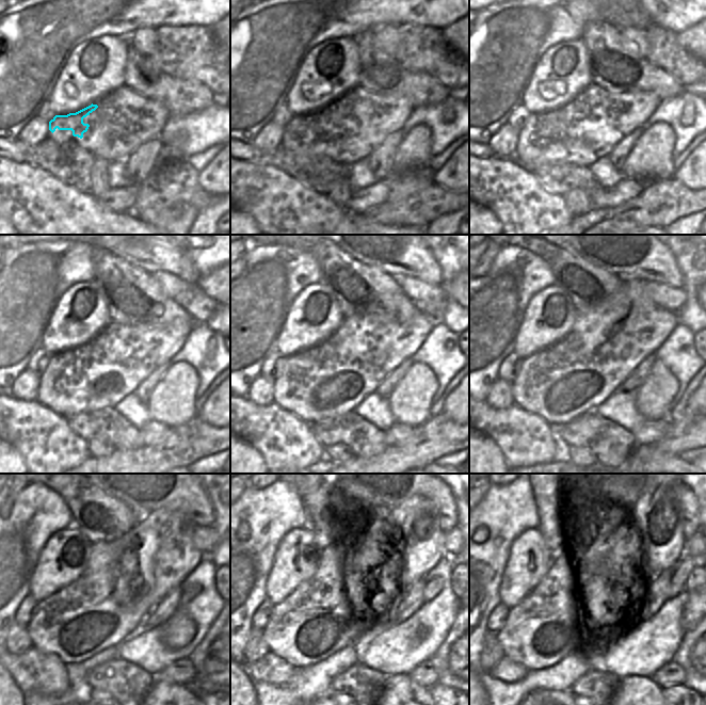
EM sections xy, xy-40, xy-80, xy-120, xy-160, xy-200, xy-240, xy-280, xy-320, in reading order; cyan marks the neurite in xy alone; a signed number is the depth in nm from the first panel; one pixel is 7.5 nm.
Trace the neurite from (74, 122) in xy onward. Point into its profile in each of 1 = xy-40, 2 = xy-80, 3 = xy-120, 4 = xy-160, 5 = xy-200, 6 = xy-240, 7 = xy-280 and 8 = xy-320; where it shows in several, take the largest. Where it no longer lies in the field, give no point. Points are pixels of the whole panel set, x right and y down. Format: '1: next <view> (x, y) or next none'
1: next xy-40 (317, 122)
2: next xy-80 (556, 119)
3: next xy-120 (77, 358)
4: next xy-160 (298, 364)
5: next xy-200 (550, 357)
6: next xy-240 (73, 595)
7: next xy-280 (313, 592)
8: next xy-320 (556, 586)

